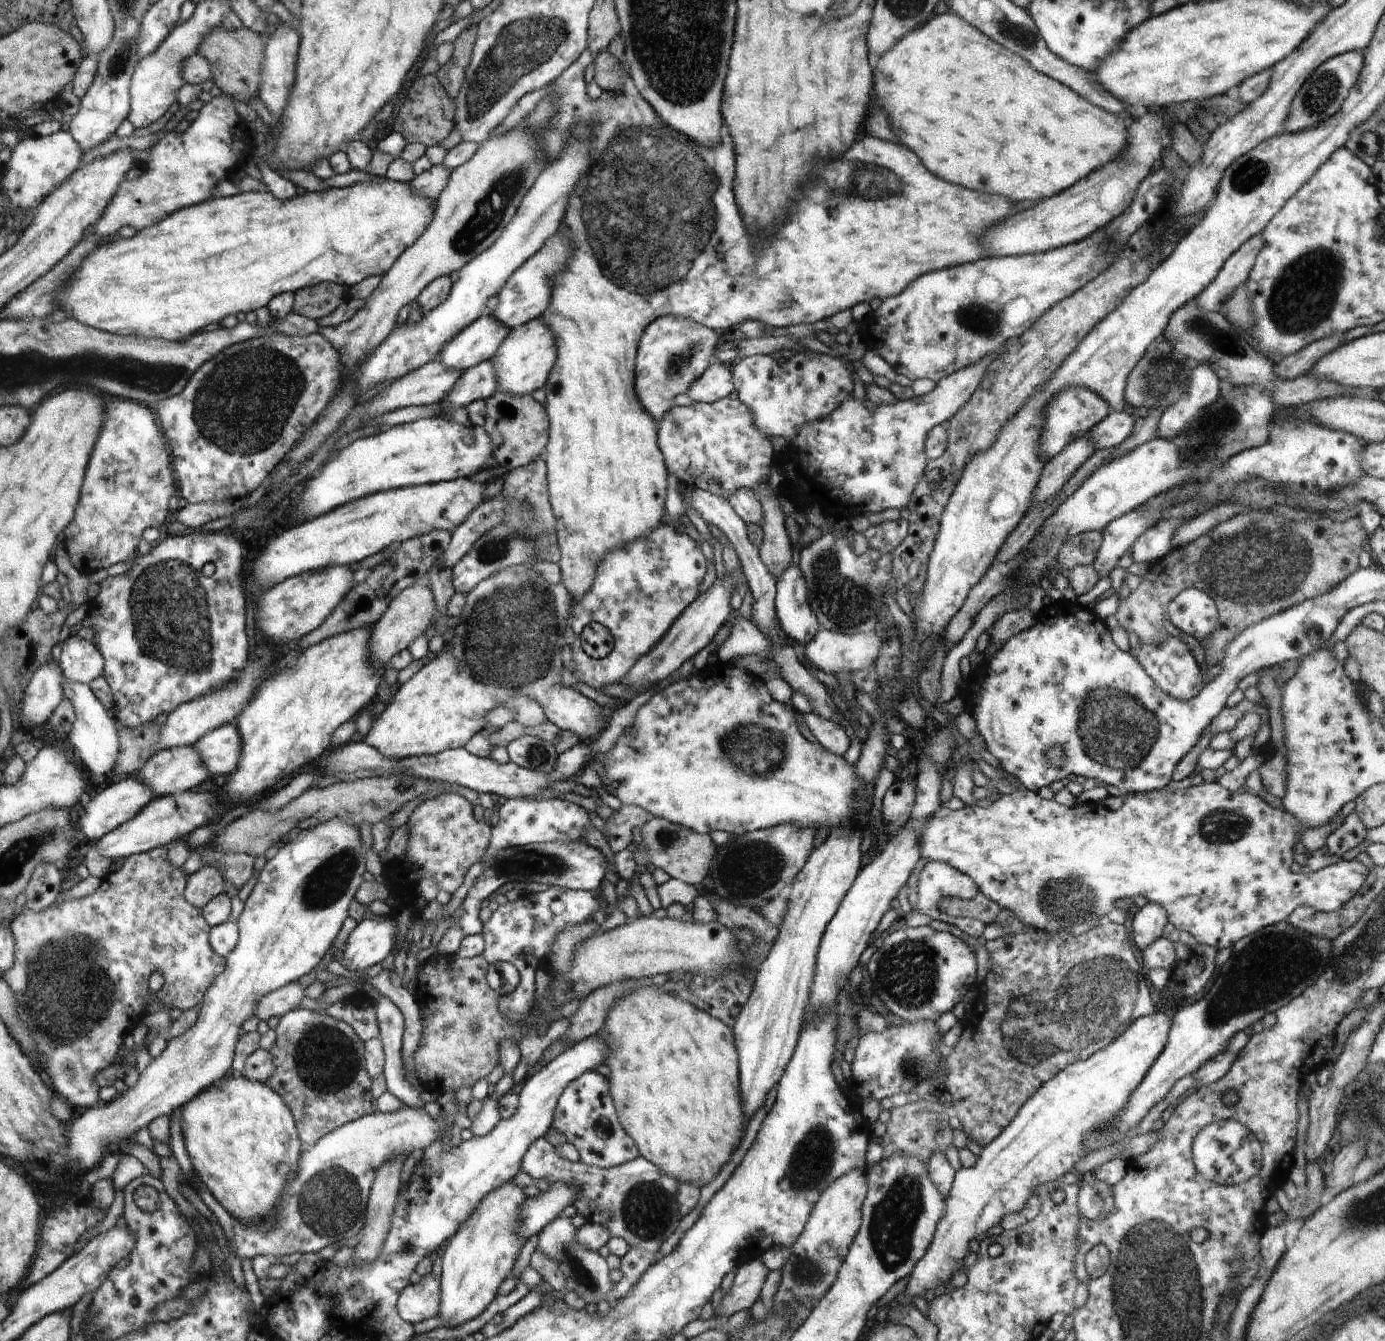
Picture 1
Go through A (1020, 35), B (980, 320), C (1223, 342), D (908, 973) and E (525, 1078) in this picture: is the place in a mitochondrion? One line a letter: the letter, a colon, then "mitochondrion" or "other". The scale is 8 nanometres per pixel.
A: mitochondrion
B: mitochondrion
C: mitochondrion
D: mitochondrion
E: other

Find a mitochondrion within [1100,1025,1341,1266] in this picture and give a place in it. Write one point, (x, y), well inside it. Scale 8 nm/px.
(1248, 1151)

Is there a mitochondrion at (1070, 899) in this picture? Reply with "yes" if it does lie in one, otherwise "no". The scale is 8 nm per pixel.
yes

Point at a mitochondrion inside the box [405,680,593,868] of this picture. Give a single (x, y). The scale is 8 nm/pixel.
(537, 755)

